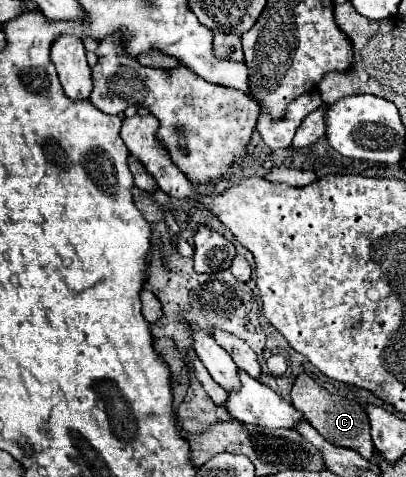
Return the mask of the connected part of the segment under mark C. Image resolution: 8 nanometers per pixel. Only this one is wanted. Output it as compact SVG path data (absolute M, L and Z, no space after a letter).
M299 373L295 383L293 383L293 389L291 389L291 403L295 405L295 409L299 409L303 413L303 417L327 441L331 441L339 447L355 449L363 459L373 457L373 441L371 441L371 433L369 433L369 419L367 419L367 413L363 411L363 407L357 401L347 399L343 395L333 395L327 389L323 389L321 385L317 385L307 373Z

